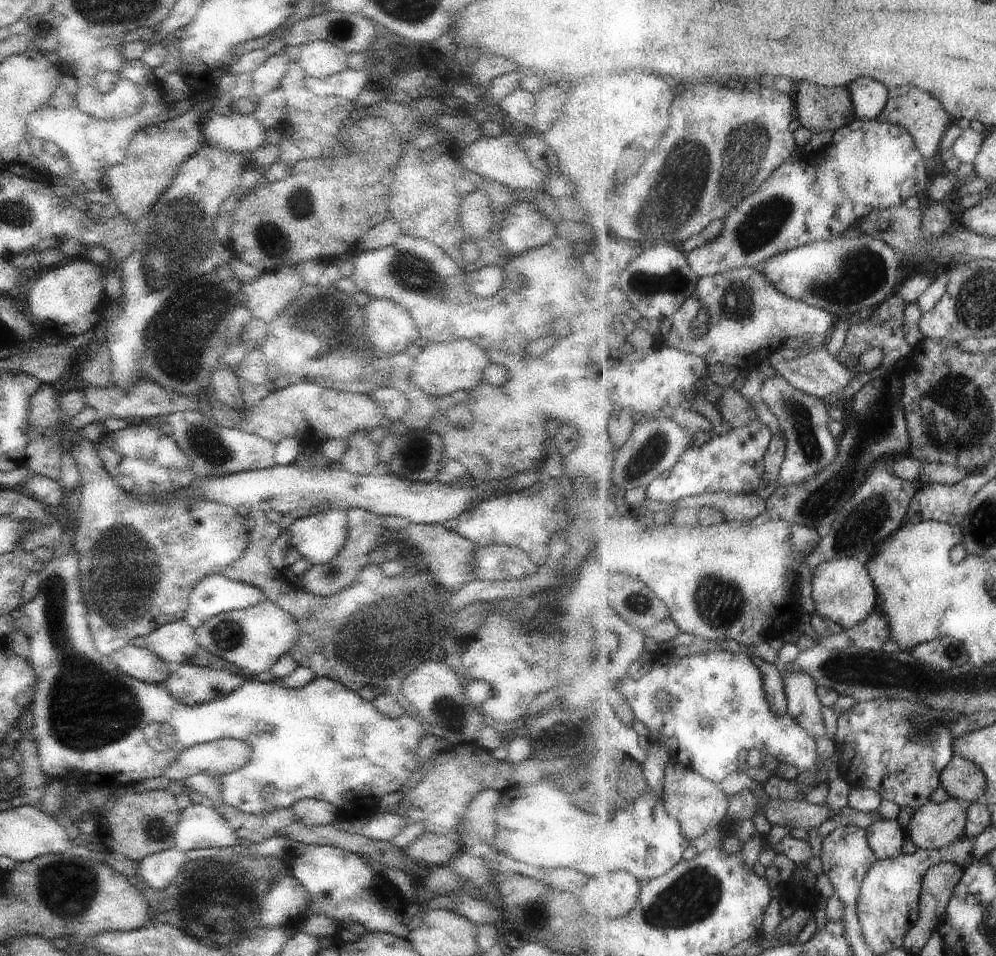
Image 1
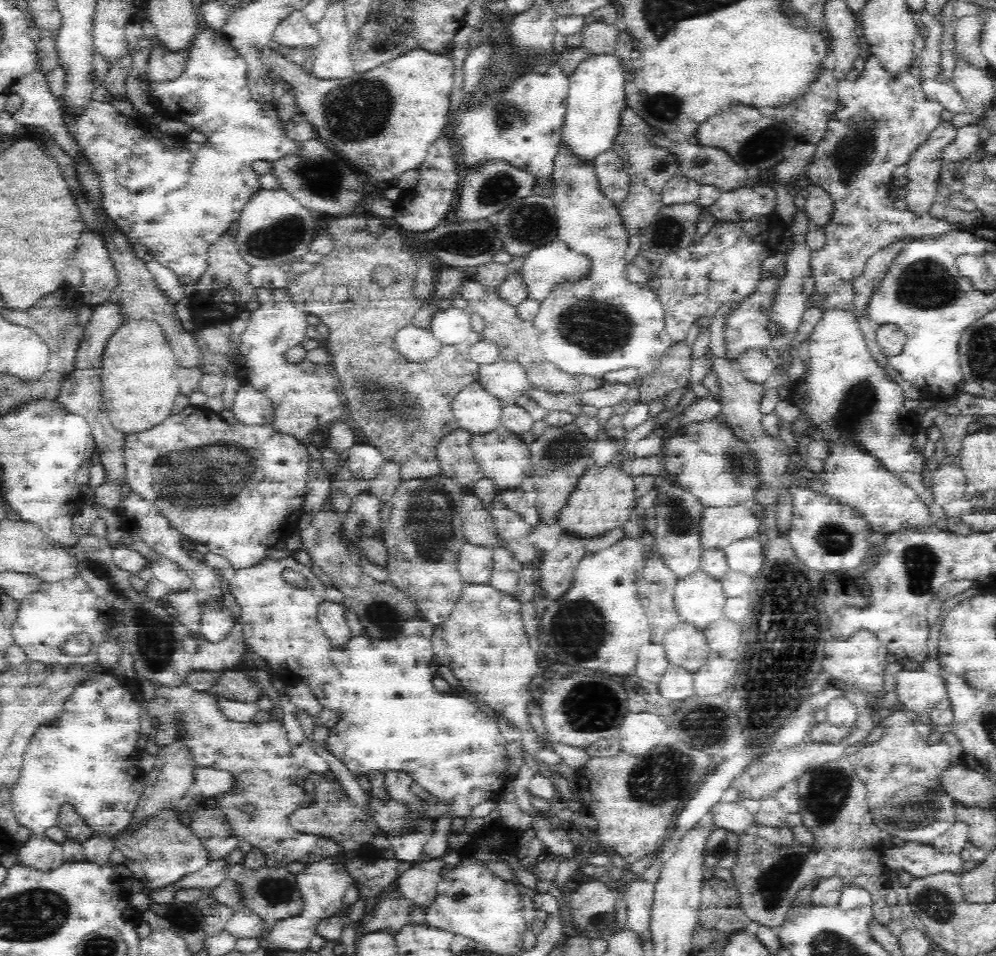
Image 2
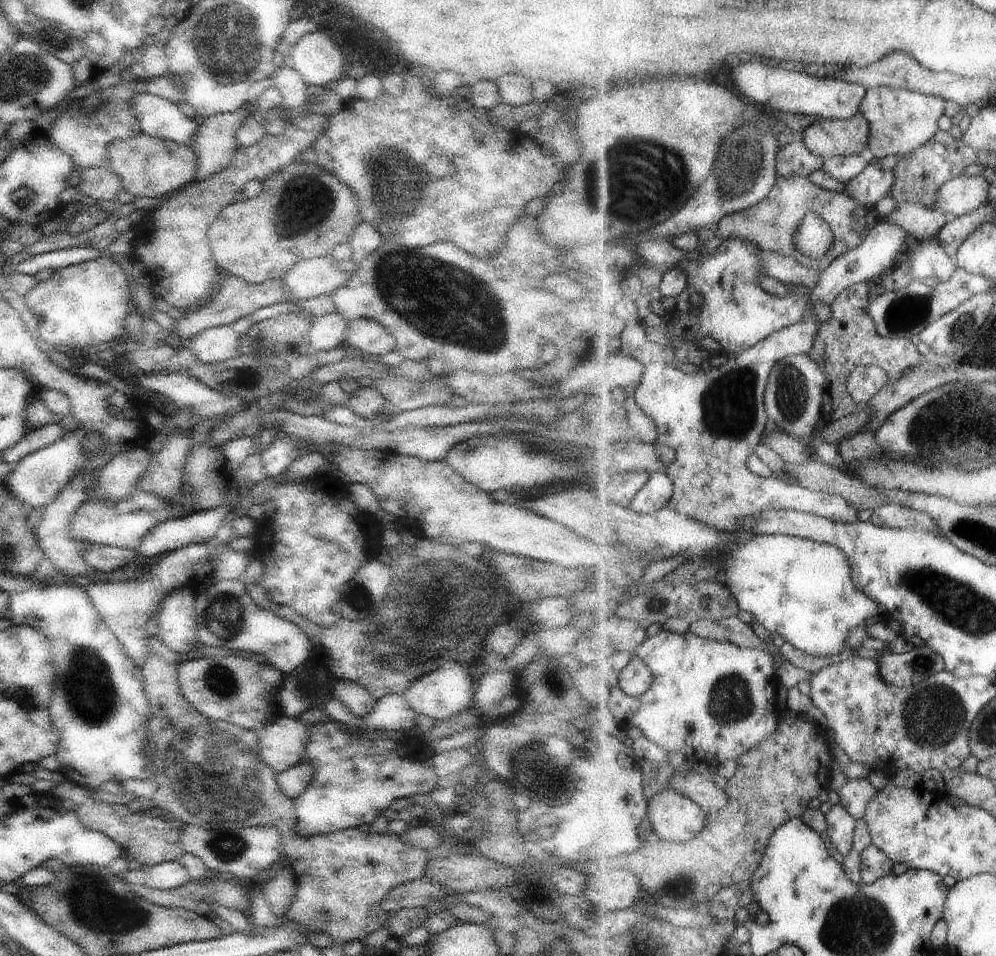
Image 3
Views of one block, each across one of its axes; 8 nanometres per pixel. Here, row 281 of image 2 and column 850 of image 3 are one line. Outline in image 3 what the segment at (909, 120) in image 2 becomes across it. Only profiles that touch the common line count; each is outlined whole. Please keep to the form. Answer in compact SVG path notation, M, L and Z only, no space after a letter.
M840 803L833 806L827 813L827 834L830 842L838 852L846 857L854 848L855 830L858 826L858 818L847 812L847 807Z

